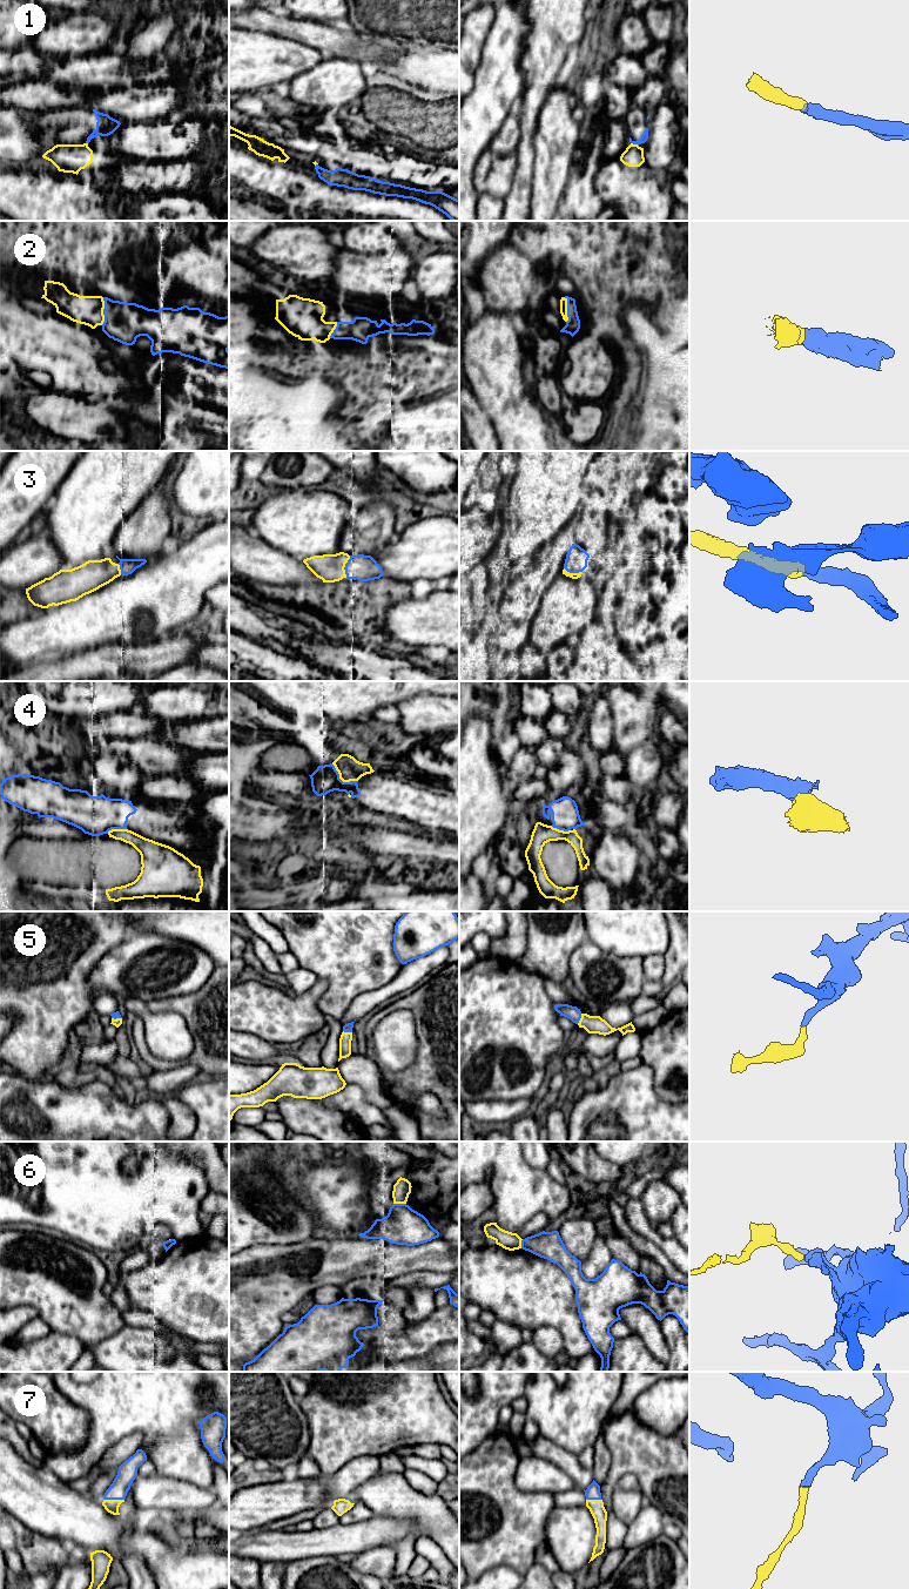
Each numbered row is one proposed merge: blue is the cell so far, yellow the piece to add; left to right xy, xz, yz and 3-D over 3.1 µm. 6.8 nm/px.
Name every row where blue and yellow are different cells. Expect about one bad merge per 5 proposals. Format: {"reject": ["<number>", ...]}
{"reject": ["1", "4", "6"]}

